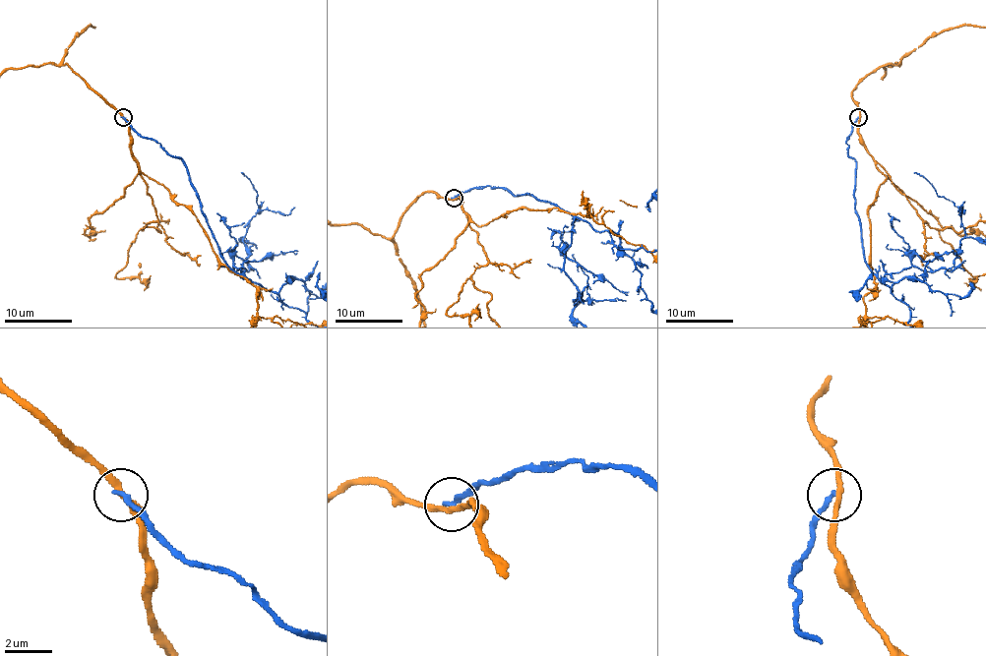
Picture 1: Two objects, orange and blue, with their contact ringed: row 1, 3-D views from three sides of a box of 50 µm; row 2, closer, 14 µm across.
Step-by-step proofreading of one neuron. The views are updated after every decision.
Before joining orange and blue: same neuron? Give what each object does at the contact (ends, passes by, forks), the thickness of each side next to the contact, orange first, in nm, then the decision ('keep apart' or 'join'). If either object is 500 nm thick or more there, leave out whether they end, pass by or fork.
orange passes by; blue ends there; 240 nm thick on the orange side, 200 nm on the other; keep apart

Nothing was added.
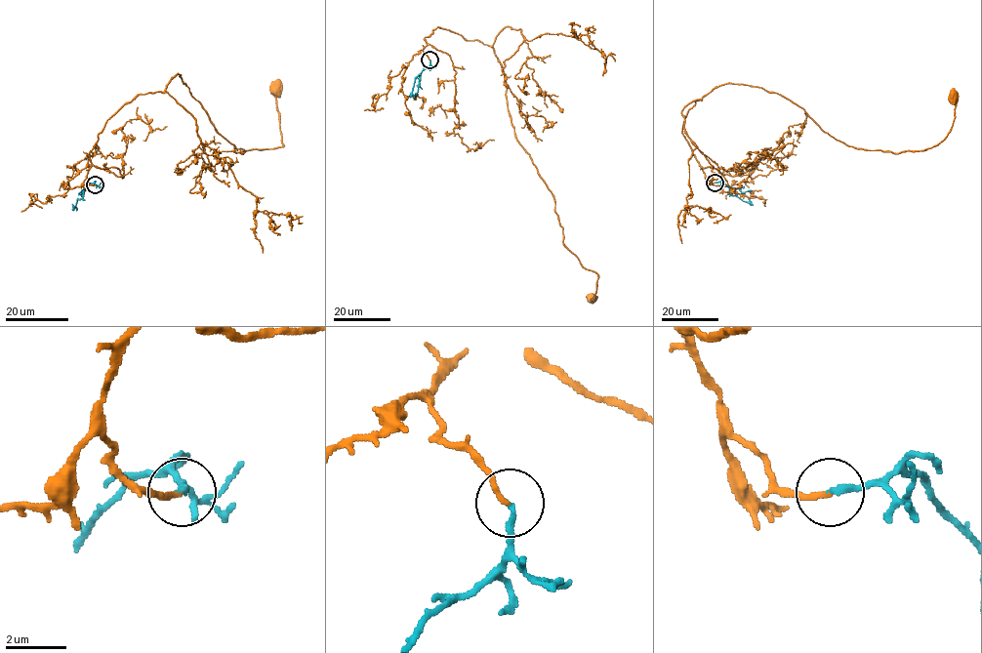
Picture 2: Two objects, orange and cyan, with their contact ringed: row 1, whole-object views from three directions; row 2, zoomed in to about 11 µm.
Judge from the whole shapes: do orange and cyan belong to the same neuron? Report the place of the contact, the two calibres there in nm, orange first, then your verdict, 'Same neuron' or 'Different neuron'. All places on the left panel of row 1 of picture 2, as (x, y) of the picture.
Place: (95, 184). Thickness 160 nm (orange) against 190 nm. Same neuron

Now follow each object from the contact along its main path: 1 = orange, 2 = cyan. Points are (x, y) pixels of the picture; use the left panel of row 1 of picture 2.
1: (95, 184), (88, 153), (104, 123), (178, 73), (215, 129), (244, 151), (283, 144), (274, 88)
2: (95, 184), (92, 183), (83, 191), (83, 196), (75, 206), (76, 210)

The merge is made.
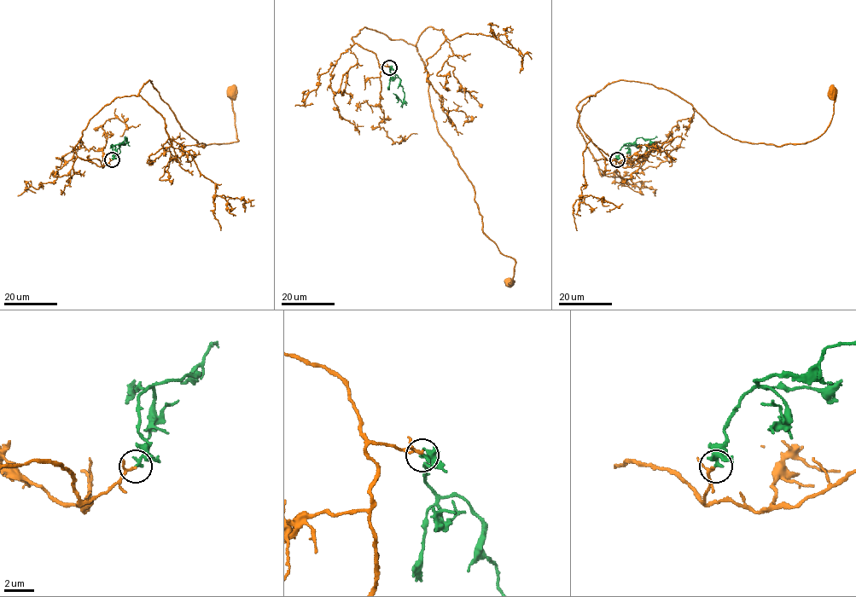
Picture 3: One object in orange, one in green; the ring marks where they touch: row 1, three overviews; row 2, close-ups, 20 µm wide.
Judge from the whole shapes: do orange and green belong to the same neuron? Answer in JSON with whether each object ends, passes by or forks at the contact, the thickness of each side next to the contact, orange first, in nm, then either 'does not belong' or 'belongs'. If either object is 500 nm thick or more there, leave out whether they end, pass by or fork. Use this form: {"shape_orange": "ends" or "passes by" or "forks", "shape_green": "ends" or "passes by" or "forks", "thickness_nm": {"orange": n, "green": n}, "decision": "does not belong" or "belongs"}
{"shape_orange": "passes by", "shape_green": "ends", "thickness_nm": {"orange": 130, "green": 280}, "decision": "belongs"}

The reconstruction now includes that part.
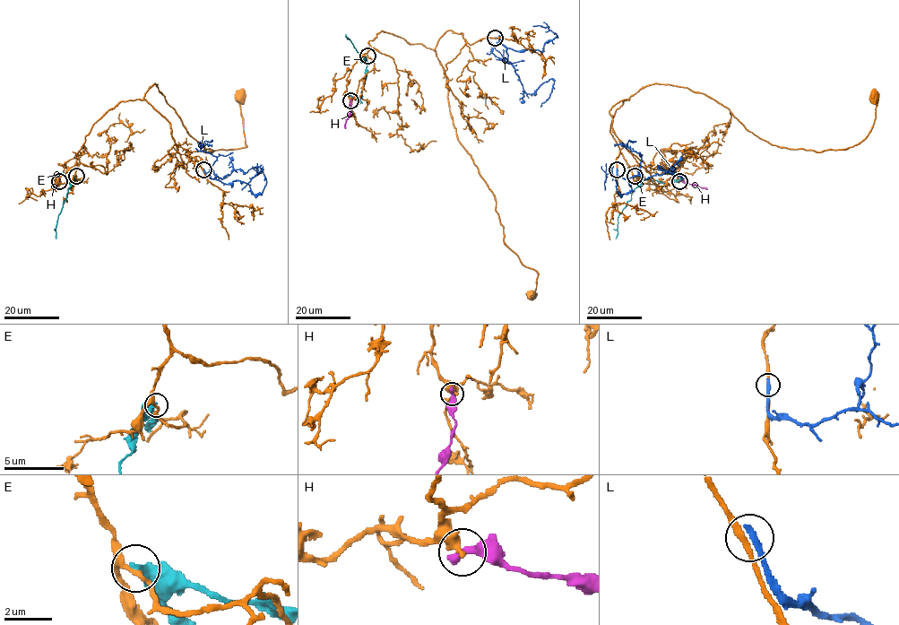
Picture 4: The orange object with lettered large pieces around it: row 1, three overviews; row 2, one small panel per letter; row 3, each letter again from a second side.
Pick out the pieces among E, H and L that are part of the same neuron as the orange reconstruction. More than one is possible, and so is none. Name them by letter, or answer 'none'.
none

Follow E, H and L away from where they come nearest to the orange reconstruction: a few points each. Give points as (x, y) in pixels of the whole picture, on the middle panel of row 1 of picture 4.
E: (367, 55), (363, 60), (348, 37)
H: (351, 100), (345, 128)
L: (494, 38), (506, 47), (507, 61), (527, 93), (532, 94), (551, 79), (554, 82), (550, 97), (540, 107)

